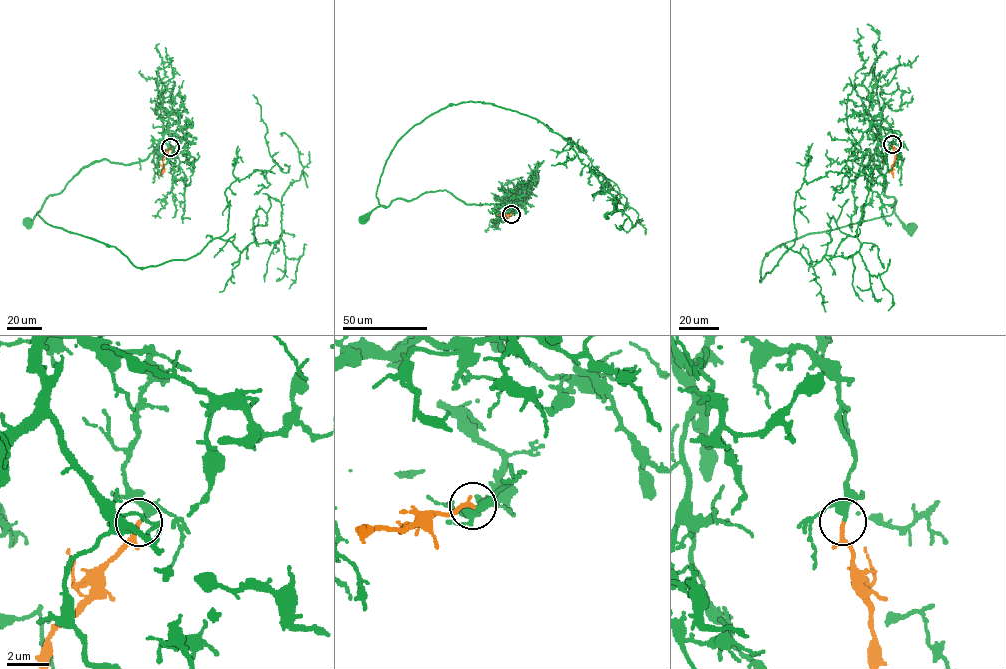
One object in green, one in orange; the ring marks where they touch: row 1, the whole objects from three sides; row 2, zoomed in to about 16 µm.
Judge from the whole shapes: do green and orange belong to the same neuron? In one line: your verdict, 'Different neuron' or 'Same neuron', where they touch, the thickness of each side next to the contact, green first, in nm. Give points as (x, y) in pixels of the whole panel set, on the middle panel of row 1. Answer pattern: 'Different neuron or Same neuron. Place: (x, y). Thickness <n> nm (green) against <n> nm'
Same neuron. Place: (511, 214). Thickness 300 nm (green) against 150 nm

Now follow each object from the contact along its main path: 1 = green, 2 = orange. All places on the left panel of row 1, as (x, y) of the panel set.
1: (171, 147), (171, 133), (163, 132), (145, 159), (91, 162), (59, 193), (50, 194), (31, 223), (26, 221)
2: (170, 147), (163, 156), (160, 176)

